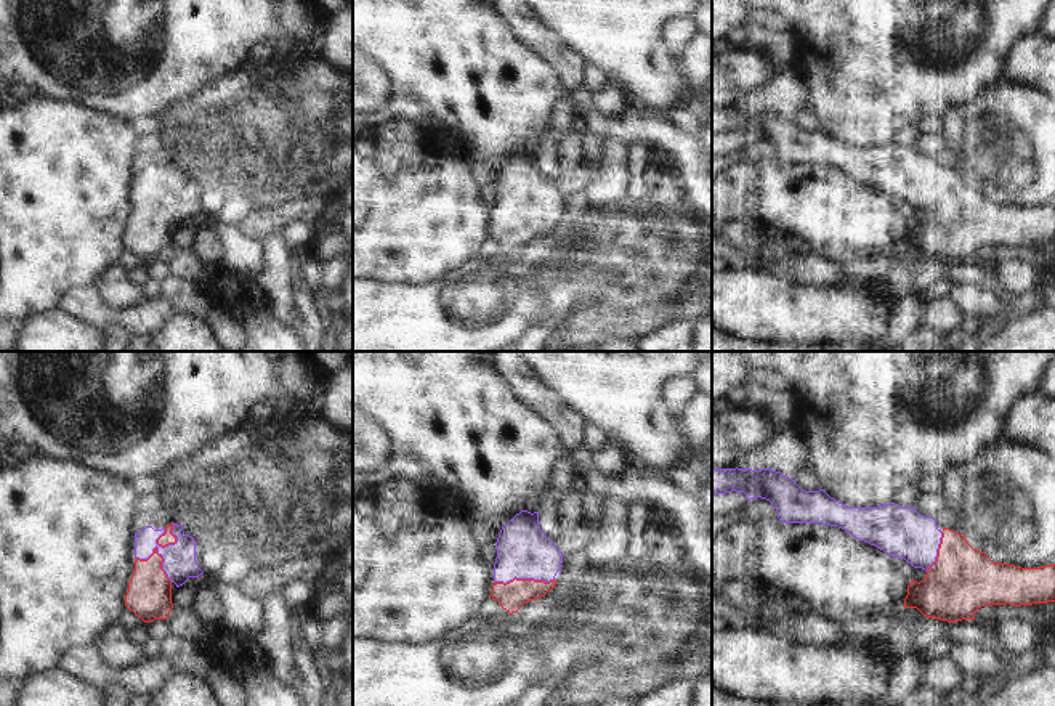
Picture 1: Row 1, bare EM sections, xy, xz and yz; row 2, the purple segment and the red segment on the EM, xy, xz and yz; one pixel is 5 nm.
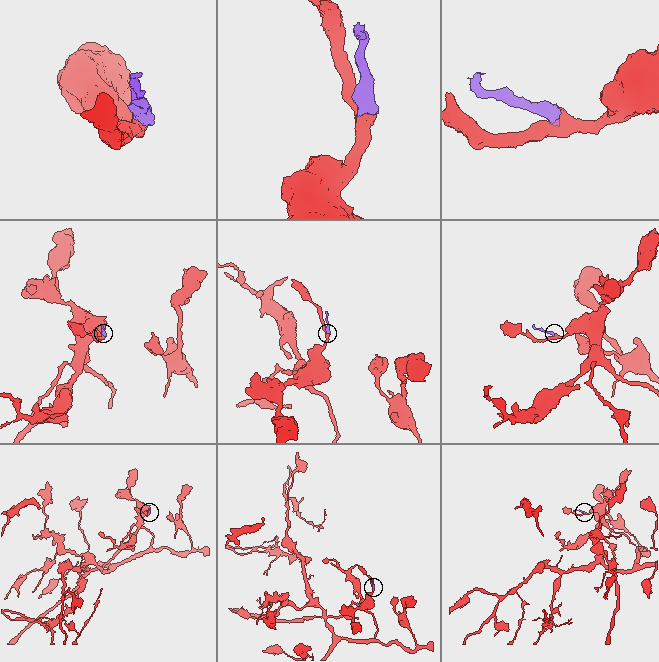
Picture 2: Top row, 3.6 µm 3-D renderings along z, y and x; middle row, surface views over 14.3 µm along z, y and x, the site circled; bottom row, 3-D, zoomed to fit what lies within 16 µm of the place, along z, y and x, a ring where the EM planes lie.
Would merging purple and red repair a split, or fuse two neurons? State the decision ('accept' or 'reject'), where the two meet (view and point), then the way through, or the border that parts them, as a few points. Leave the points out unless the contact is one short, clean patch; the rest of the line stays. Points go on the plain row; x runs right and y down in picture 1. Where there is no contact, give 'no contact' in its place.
accept; contact xy (159, 186); way xy (178, 204), (159, 186), (157, 206), (149, 231)

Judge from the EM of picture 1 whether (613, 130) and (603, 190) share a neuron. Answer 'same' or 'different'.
different

